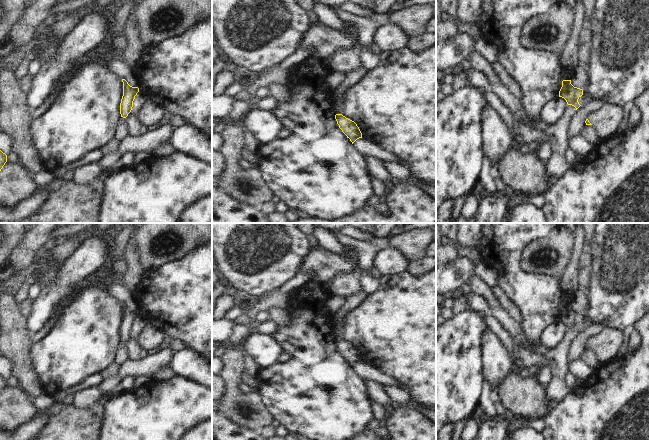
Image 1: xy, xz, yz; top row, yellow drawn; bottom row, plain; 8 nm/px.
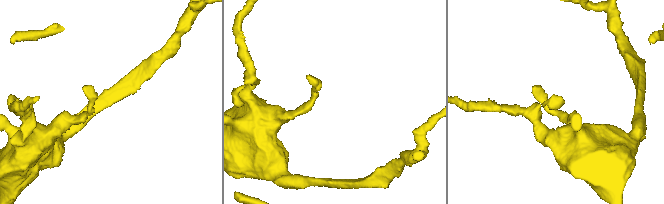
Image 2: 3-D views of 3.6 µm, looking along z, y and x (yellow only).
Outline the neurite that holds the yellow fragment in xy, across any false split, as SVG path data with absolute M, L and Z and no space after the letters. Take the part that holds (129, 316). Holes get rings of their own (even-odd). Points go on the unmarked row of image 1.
M122 303L122 306L123 320L120 327L120 338L121 341L126 342L132 334L133 325L135 323L135 320L139 316L139 312L130 310L125 303Z

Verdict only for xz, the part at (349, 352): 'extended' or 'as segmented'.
as segmented

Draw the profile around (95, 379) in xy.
M100 372L94 373L87 377L86 379L82 380L81 382L73 385L68 389L61 389L59 390L54 396L54 403L53 406L56 406L57 403L62 400L68 394L75 394L82 389L86 389L88 387L92 387L94 385L99 385L103 380L102 375Z

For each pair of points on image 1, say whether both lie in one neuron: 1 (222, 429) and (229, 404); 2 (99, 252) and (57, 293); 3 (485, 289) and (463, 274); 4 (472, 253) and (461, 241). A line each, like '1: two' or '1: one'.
1: two
2: one
3: two
4: two

